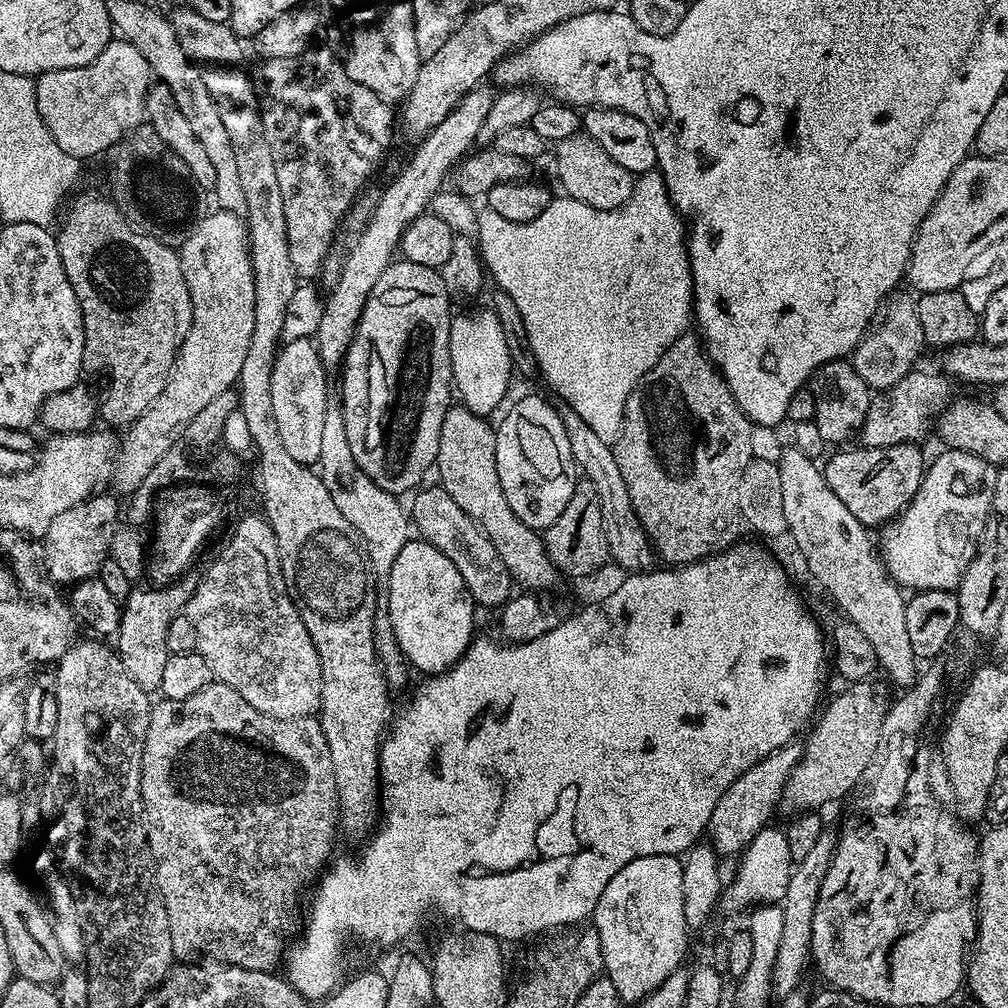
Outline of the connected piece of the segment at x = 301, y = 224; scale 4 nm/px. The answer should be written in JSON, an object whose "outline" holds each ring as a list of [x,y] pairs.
{"outline":[[[321,46],[309,47],[308,51],[302,53],[301,56],[292,58],[274,58],[273,60],[265,60],[259,66],[260,69],[254,76],[255,93],[258,97],[259,114],[261,122],[264,124],[264,132],[266,142],[270,154],[272,155],[273,172],[276,173],[276,185],[278,190],[282,192],[282,210],[286,212],[286,242],[290,250],[290,262],[292,269],[296,271],[297,277],[312,278],[316,271],[324,264],[324,259],[328,256],[328,251],[332,248],[332,239],[336,236],[336,231],[340,228],[340,223],[344,220],[344,215],[352,208],[352,203],[356,200],[356,195],[364,188],[364,183],[371,178],[376,172],[376,167],[384,160],[384,155],[388,152],[388,147],[392,144],[392,108],[393,105],[382,99],[378,94],[374,94],[366,86],[362,86],[358,82],[354,82],[354,78],[350,78],[347,67],[335,56],[337,54],[331,47]]]}

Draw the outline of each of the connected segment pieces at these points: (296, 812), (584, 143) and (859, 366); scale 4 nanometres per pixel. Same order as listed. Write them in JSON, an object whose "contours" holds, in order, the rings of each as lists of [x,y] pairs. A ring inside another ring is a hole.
{"contours":[[[[219,682],[207,684],[198,690],[198,694],[190,694],[190,698],[161,699],[153,703],[144,748],[140,751],[140,802],[142,819],[146,825],[146,852],[154,873],[154,887],[160,893],[160,901],[166,906],[173,957],[180,962],[232,964],[235,968],[275,973],[279,969],[276,967],[279,964],[281,967],[285,959],[290,941],[297,935],[302,920],[300,895],[304,887],[308,883],[311,885],[325,871],[334,856],[332,847],[336,844],[338,801],[334,766],[330,762],[330,746],[326,746],[326,734],[319,719],[316,716],[270,718],[270,714],[254,710],[254,706],[250,706],[250,702],[246,702],[238,690],[230,690],[230,686]]],[[[587,134],[574,138],[562,138],[562,142],[555,144],[554,152],[556,152],[556,176],[564,187],[563,195],[567,199],[586,202],[586,206],[594,206],[594,210],[614,210],[621,208],[630,198],[634,173],[626,170],[626,166],[618,166],[618,162],[614,162],[614,158],[610,158],[610,154],[606,154],[602,146],[594,142],[594,138],[590,138]]],[[[897,290],[886,297],[879,310],[872,315],[864,337],[860,339],[850,357],[850,363],[869,388],[887,390],[890,386],[902,382],[902,378],[906,378],[906,374],[917,367],[916,359],[925,348],[922,322],[918,322],[916,300],[908,297],[903,290]]]]}

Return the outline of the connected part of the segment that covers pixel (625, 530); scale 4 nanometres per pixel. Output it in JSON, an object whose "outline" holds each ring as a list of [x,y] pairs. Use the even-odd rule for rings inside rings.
{"outline":[[[561,403],[558,408],[562,418],[562,426],[566,430],[566,438],[570,438],[572,457],[576,459],[577,469],[598,490],[598,502],[602,505],[602,530],[606,530],[606,546],[611,563],[625,568],[625,573],[647,572],[657,563],[658,557],[652,547],[642,522],[634,514],[634,504],[630,502],[630,490],[626,490],[626,482],[622,478],[622,470],[618,470],[618,462],[613,445],[607,440],[598,438],[582,418],[568,404]]]}

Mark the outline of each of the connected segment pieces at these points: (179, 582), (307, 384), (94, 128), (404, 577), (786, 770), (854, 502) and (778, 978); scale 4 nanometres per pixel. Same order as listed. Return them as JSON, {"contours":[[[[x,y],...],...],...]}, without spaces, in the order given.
{"contours":[[[[190,568],[166,585],[131,589],[127,600],[123,601],[120,629],[114,637],[114,648],[120,654],[124,669],[136,677],[138,686],[146,690],[159,689],[162,670],[166,667],[169,658],[166,650],[166,629],[169,628],[170,622],[174,622],[174,618],[178,618],[183,613],[194,591],[197,590],[202,576],[201,569]]],[[[311,339],[285,343],[276,353],[272,371],[274,394],[274,418],[278,422],[278,434],[286,454],[294,462],[309,466],[319,465],[322,454],[322,421],[326,418],[329,373],[324,371],[320,355]]],[[[113,38],[108,41],[102,54],[94,58],[94,62],[77,68],[44,72],[35,77],[35,81],[38,114],[50,130],[54,142],[58,142],[58,146],[62,146],[66,154],[84,162],[87,161],[87,156],[103,157],[108,149],[114,147],[145,119],[147,94],[154,83],[154,77],[151,66],[146,58],[142,58],[142,50],[138,50],[138,46],[123,38]]],[[[412,538],[406,546],[402,546],[402,554],[398,554],[398,559],[394,561],[394,566],[386,578],[386,584],[388,584],[386,589],[388,613],[405,661],[415,671],[417,668],[418,671],[424,672],[420,674],[447,672],[452,665],[458,663],[464,651],[471,646],[474,633],[477,631],[475,630],[477,609],[474,607],[471,594],[466,590],[466,582],[462,582],[462,574],[458,574],[458,569],[454,567],[454,562],[450,562],[450,558],[446,558],[446,554],[442,554],[433,544]]],[[[793,742],[774,750],[766,758],[762,758],[750,770],[746,770],[739,778],[731,784],[718,798],[718,806],[714,806],[714,814],[708,819],[707,835],[710,843],[716,850],[717,857],[732,856],[740,854],[748,846],[755,835],[769,823],[768,820],[775,810],[776,804],[781,803],[784,787],[800,761],[802,751],[799,743]]],[[[899,444],[866,448],[855,446],[845,452],[836,452],[828,461],[823,461],[822,471],[830,490],[842,498],[842,506],[858,518],[865,526],[883,526],[896,517],[912,503],[920,483],[924,481],[926,459],[916,444]]],[[[826,828],[820,832],[813,849],[802,860],[797,861],[789,880],[788,890],[780,905],[783,910],[782,941],[776,951],[776,962],[772,968],[772,988],[777,997],[783,997],[801,985],[802,974],[811,957],[814,906],[817,905],[821,884],[829,870],[836,847],[835,831]]]]}

